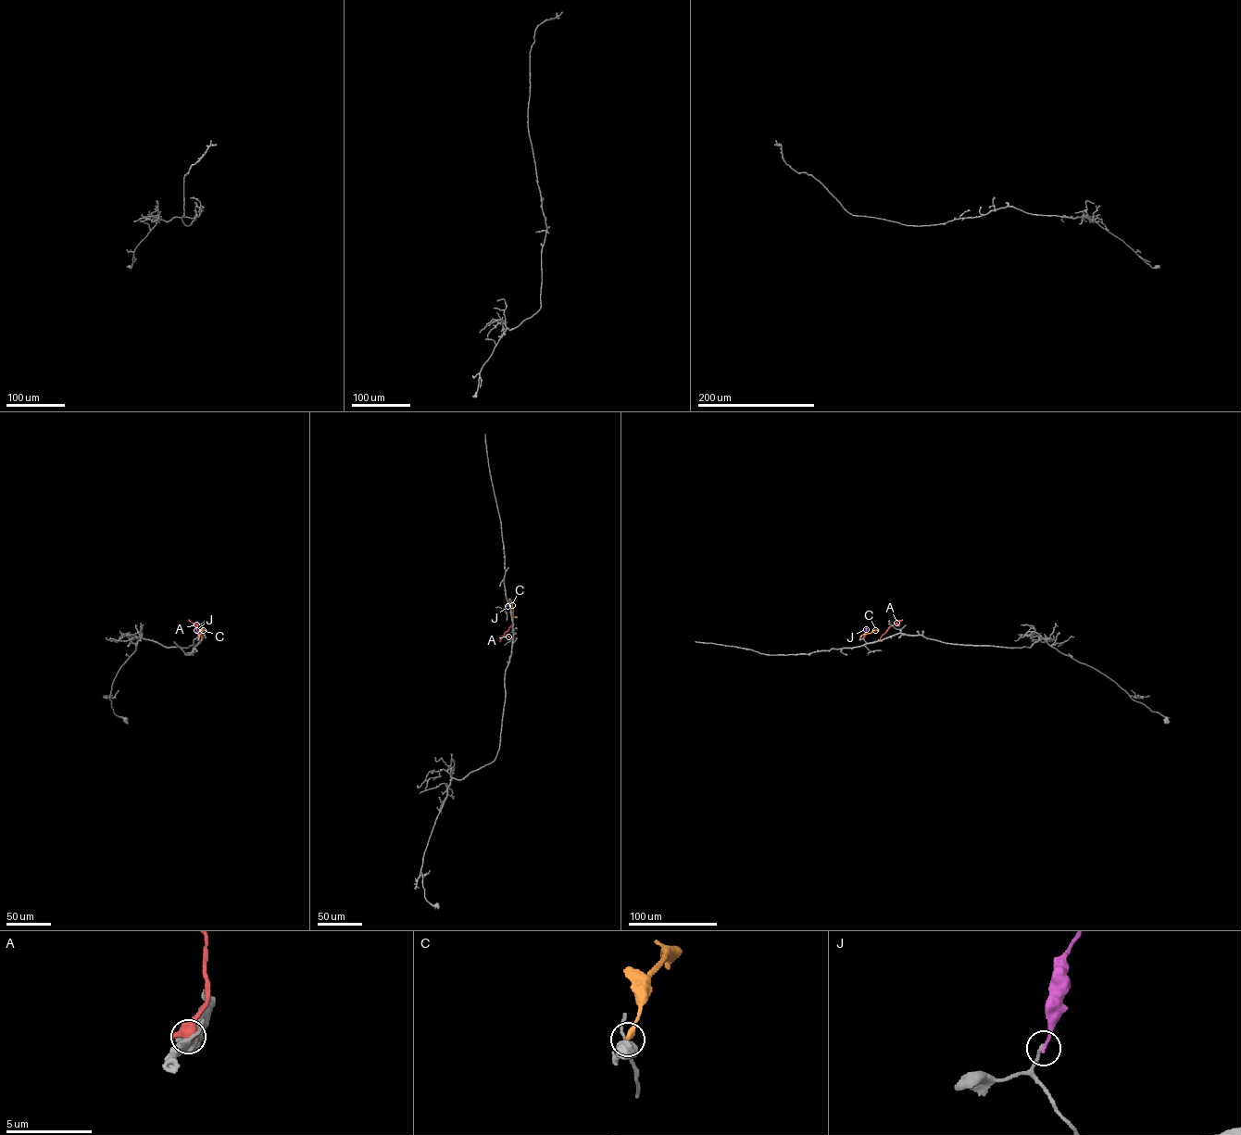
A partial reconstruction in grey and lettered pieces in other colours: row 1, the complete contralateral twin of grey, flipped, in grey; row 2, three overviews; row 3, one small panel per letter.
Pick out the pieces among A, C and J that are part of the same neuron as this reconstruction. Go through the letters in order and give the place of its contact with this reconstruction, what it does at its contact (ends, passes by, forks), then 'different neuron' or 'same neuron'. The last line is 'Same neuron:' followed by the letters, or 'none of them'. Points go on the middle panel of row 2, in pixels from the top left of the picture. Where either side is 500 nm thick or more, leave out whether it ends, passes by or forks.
A: contact (512, 619); different neuron
C: contact (509, 599); different neuron
J: contact (509, 603); it ends; different neuron
Same neuron: none of them

